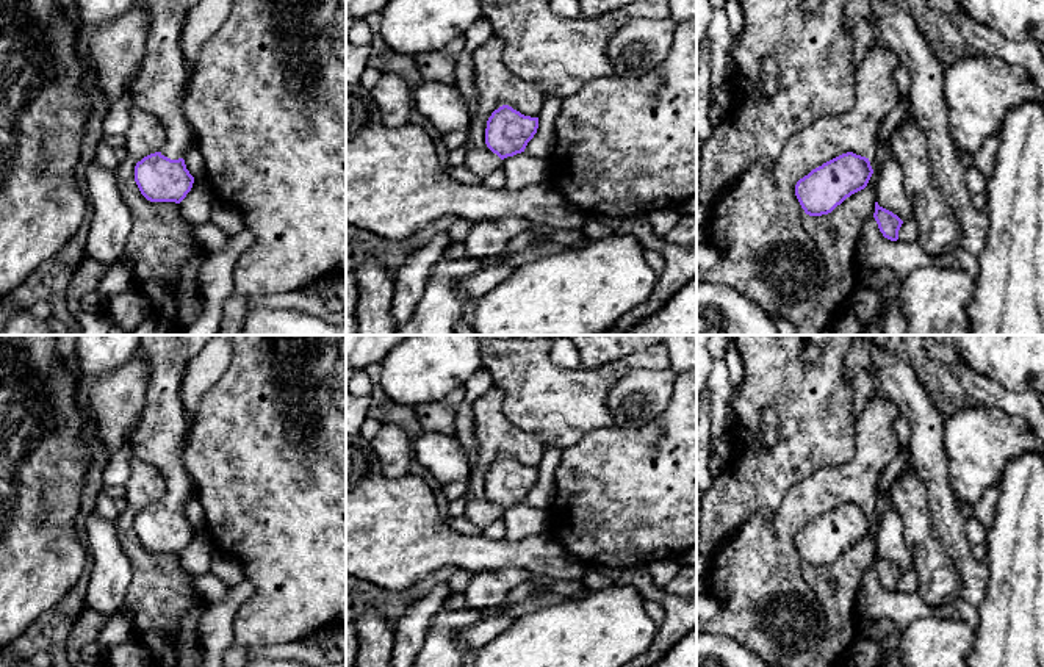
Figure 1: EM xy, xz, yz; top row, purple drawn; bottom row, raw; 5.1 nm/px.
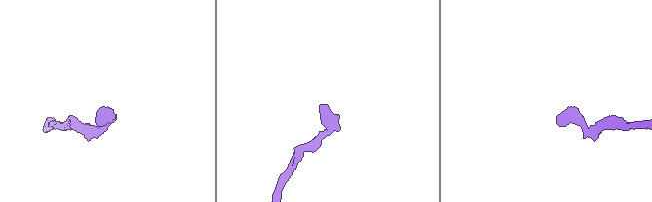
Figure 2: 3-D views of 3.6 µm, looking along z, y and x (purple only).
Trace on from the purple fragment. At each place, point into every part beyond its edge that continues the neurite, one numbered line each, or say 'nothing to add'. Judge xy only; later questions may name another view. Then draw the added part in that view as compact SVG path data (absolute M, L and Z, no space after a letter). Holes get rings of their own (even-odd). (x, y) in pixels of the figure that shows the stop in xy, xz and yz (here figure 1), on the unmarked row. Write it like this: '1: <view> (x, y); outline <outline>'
1: xy (160, 437); outline M142 335L149 363L147 401L131 435L131 457L155 465L166 479L161 506L178 510L196 498L196 487L183 465L189 418L180 388L188 362L183 335Z

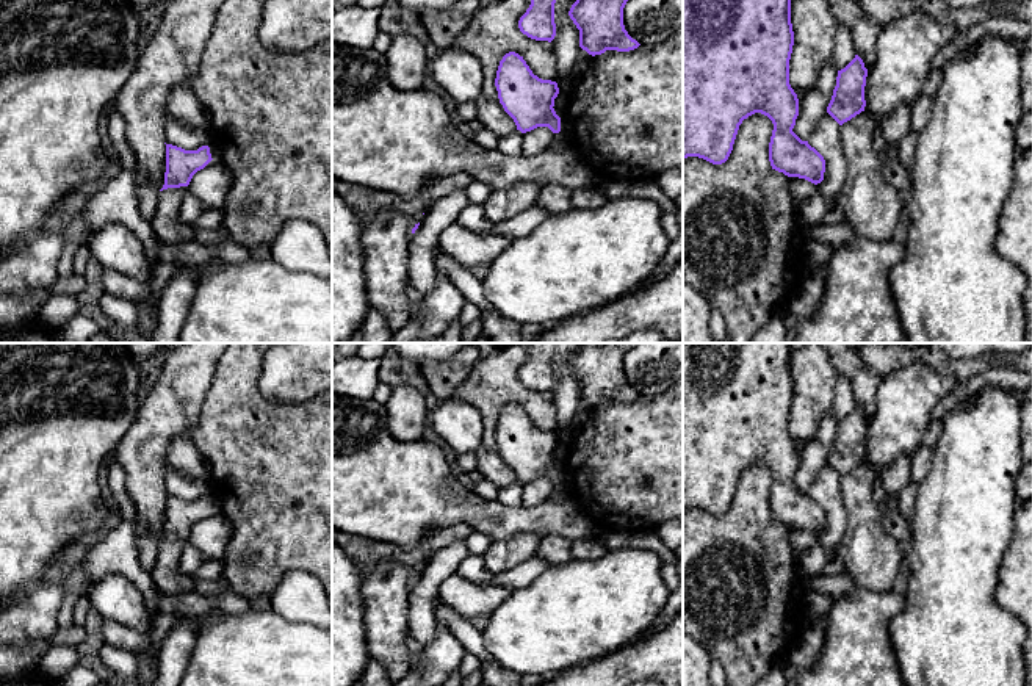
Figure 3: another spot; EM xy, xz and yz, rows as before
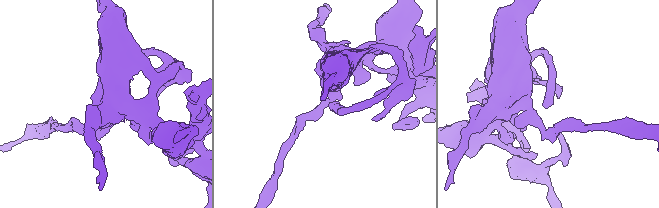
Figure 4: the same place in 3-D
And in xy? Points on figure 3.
nothing to add

